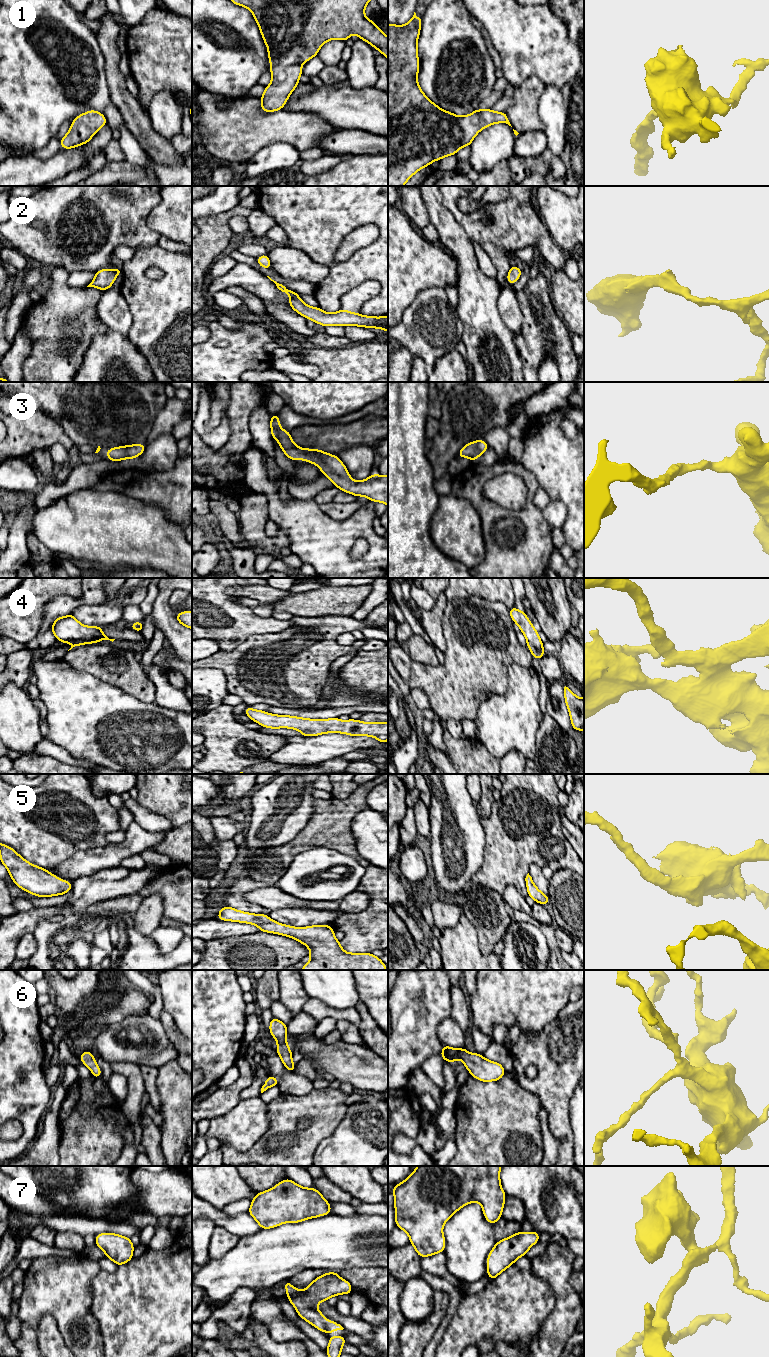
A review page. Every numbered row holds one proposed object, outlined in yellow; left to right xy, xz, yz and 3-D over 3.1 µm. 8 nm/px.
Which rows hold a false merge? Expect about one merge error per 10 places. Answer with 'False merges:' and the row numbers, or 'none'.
False merges: none

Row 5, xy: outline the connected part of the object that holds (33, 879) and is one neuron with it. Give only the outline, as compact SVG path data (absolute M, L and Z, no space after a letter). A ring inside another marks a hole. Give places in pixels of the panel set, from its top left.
M0 843L0 862L8 869L13 882L30 894L50 897L66 894L73 888L69 881L61 880L46 868L27 862L13 848Z

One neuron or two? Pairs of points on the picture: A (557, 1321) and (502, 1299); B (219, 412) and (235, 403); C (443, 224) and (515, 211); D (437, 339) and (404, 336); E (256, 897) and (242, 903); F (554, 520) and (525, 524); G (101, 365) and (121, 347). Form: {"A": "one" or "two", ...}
{"A": "two", "B": "two", "C": "two", "D": "one", "E": "two", "F": "two", "G": "one"}

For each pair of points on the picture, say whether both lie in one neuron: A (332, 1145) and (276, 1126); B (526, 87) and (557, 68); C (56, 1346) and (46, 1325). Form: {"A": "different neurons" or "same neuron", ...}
{"A": "different neurons", "B": "different neurons", "C": "same neuron"}

